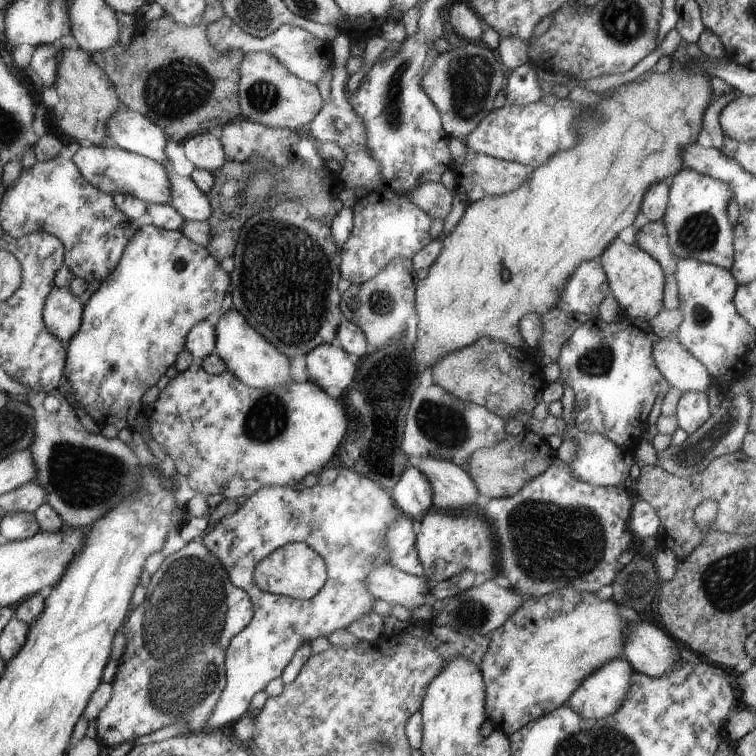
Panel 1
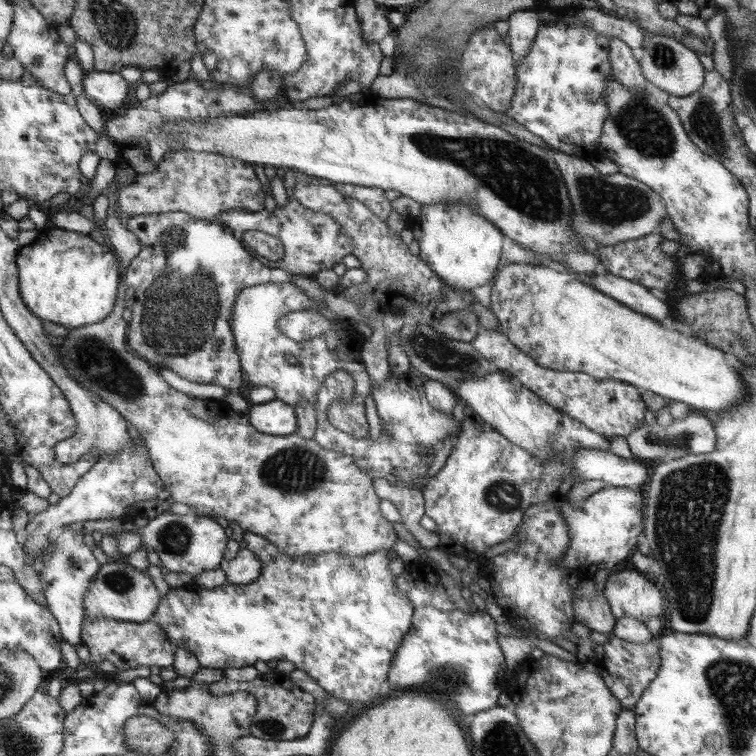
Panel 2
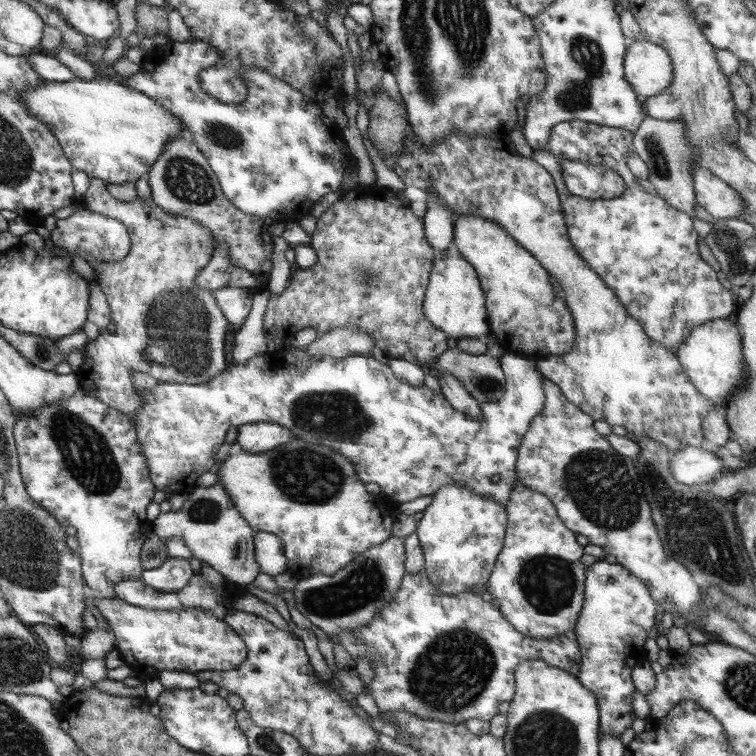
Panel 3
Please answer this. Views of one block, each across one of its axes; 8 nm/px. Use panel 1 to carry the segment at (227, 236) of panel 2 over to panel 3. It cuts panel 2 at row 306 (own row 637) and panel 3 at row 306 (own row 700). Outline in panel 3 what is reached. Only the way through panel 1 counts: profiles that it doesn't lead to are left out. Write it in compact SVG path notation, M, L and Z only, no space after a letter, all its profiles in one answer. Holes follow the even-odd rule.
M91 178L88 190L83 194L81 203L92 212L106 215L126 225L130 235L130 251L122 260L102 262L84 254L94 268L98 283L106 295L110 307L110 316L115 332L100 331L92 342L85 344L85 362L76 371L75 378L80 380L82 390L93 394L106 406L112 406L118 412L129 416L132 420L141 408L141 394L134 383L134 372L144 372L157 378L159 382L175 383L176 385L202 385L213 380L227 366L224 346L226 332L230 326L224 318L221 307L217 305L210 288L196 286L197 274L205 268L213 258L214 236L211 230L190 220L181 214L170 214L156 206L149 198L137 198L132 201L122 201L112 198L106 190L106 182Z

